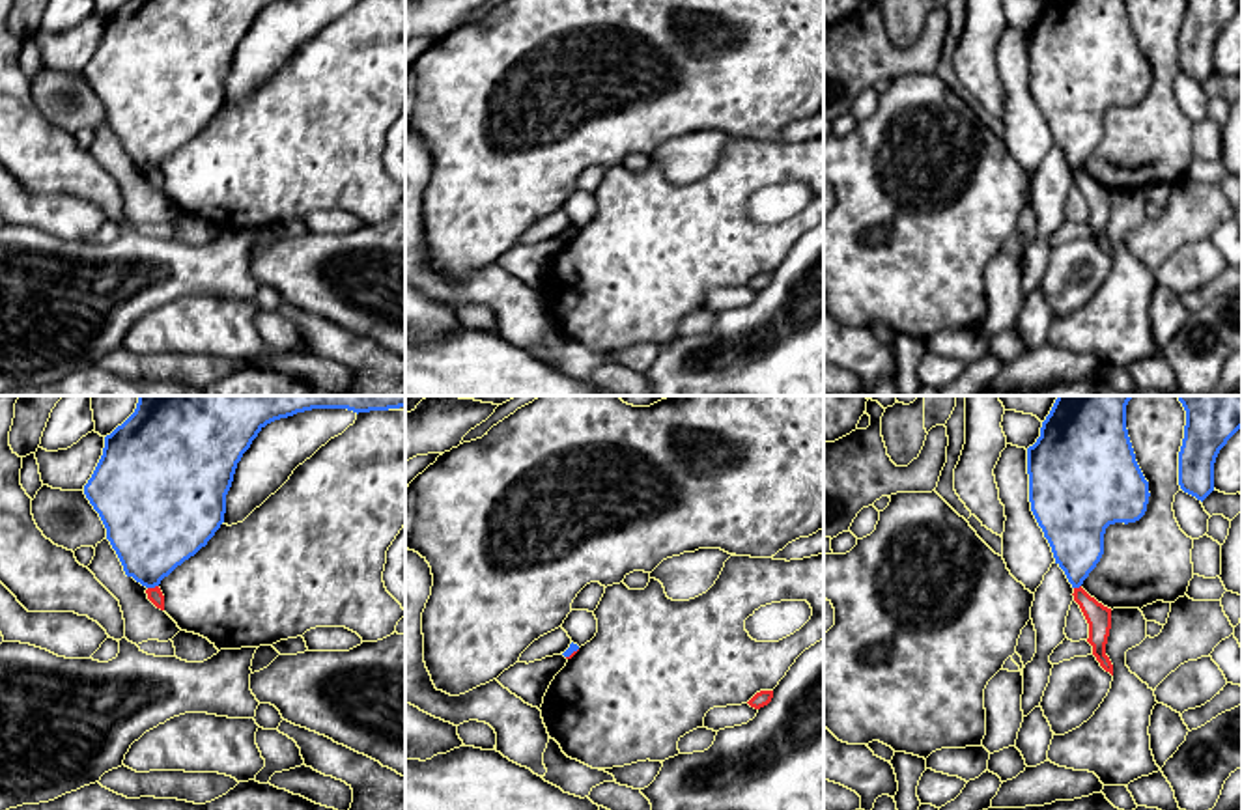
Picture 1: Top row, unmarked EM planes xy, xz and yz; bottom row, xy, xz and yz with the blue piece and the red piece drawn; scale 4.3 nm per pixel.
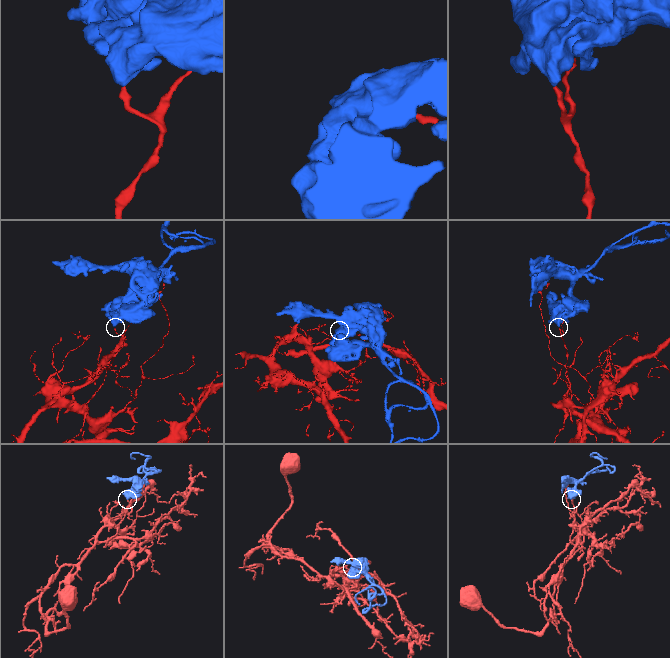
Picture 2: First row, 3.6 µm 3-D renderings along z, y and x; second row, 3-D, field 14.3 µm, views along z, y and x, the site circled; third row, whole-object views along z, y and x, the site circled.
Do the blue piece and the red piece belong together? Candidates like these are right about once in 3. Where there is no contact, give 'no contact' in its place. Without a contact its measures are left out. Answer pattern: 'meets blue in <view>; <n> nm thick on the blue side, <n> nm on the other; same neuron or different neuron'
meets blue in xy; 380 nm thick on the blue side, 70 nm on the other; different neuron

